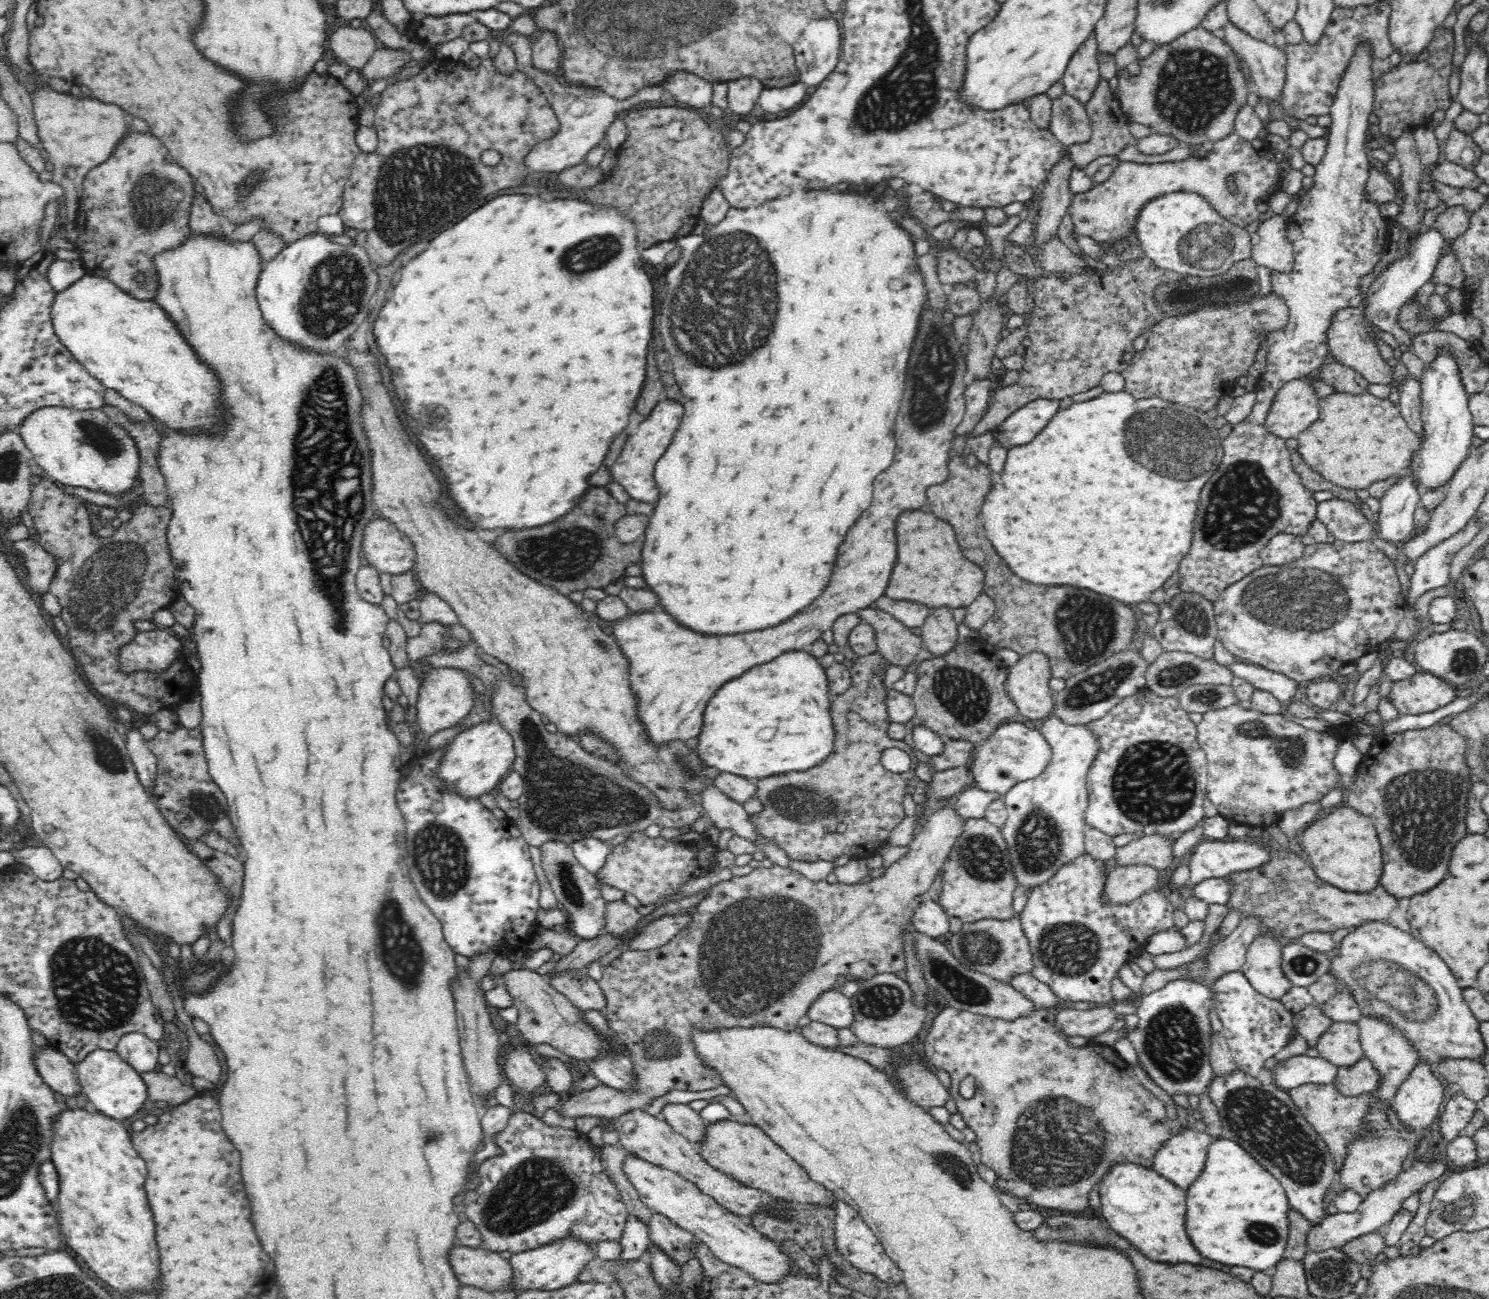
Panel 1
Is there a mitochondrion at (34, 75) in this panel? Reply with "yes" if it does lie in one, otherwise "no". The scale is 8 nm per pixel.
no

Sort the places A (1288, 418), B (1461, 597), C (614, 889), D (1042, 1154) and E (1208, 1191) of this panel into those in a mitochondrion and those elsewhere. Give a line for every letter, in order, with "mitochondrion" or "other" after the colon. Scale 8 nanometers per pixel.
A: other
B: other
C: other
D: mitochondrion
E: other

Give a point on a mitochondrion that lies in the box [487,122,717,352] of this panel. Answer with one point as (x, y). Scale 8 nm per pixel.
(605, 247)

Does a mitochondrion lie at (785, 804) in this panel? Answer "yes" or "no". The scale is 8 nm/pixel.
yes

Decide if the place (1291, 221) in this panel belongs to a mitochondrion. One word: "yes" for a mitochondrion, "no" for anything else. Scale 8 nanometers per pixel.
no

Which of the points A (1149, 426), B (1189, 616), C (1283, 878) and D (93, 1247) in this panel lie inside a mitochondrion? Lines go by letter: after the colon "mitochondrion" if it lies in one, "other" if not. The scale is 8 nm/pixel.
A: mitochondrion
B: mitochondrion
C: mitochondrion
D: other

